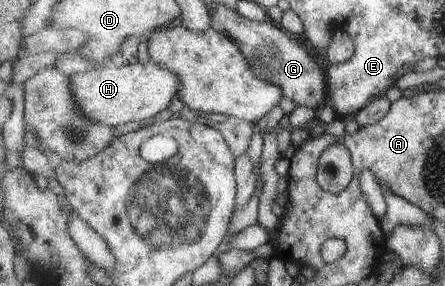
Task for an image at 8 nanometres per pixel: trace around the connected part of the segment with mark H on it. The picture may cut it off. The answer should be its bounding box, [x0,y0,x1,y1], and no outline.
[71,59,181,127]

